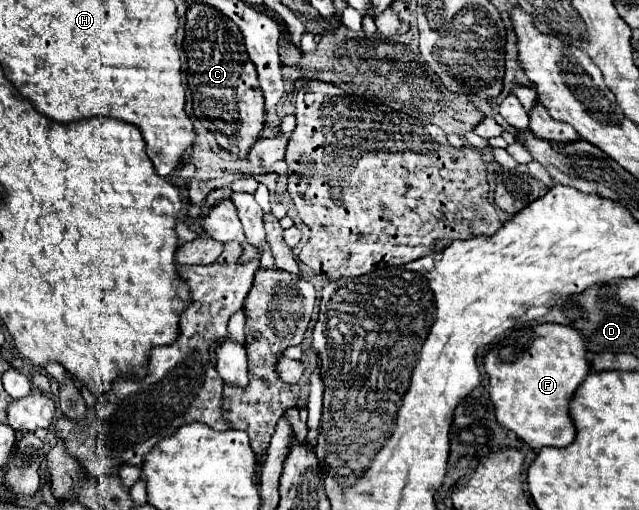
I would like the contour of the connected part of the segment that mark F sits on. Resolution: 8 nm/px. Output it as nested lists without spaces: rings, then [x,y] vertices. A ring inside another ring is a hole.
[[[537,324],[513,330],[489,348],[483,362],[489,376],[489,398],[495,406],[495,418],[503,428],[515,432],[533,450],[541,450],[545,446],[563,448],[575,440],[575,426],[569,418],[569,400],[589,374],[587,350],[577,330],[561,324]]]

